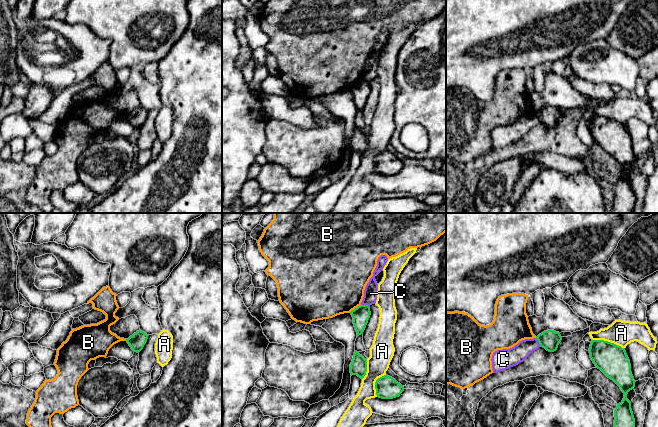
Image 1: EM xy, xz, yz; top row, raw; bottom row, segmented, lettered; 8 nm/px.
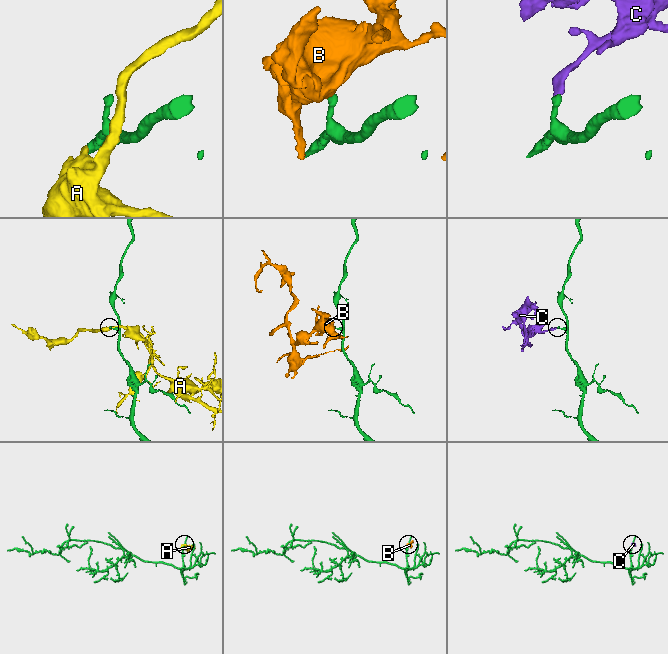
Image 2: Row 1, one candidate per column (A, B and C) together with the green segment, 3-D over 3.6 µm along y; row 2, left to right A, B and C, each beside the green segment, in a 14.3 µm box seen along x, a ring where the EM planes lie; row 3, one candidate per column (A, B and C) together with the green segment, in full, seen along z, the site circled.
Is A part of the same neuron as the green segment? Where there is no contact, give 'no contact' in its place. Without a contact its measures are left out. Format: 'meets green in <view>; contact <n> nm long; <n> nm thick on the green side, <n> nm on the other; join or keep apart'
meets green in yz; contact 280 nm long; 240 nm thick on the green side, 200 nm on the other; keep apart

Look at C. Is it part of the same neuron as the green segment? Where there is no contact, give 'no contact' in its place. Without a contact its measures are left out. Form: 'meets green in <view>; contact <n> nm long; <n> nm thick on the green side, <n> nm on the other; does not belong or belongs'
meets green in xz; contact 70 nm long; 140 nm thick on the green side, 110 nm on the other; does not belong

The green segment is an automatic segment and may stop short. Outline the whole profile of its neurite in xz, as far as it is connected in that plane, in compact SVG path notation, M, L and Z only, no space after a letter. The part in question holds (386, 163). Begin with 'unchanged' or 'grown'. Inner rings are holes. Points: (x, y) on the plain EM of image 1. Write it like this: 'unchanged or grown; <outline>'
unchanged; M384 151L375 158L376 171L382 175L393 175L399 173L404 163L394 154Z

